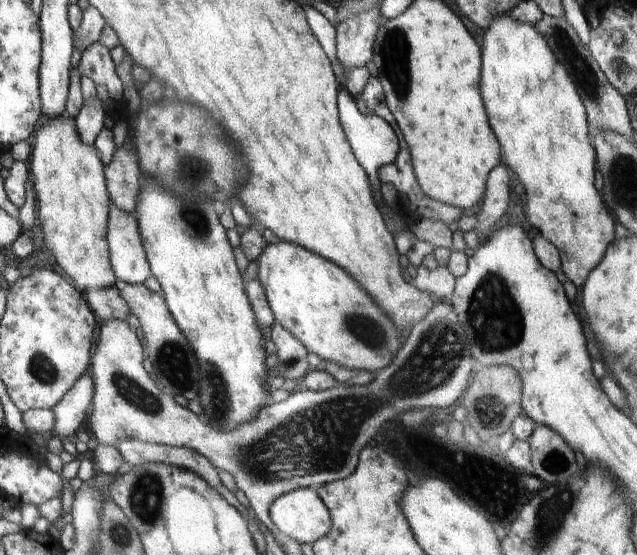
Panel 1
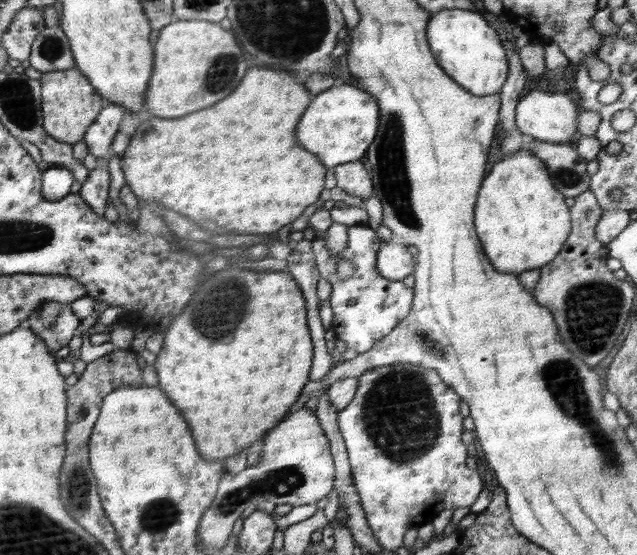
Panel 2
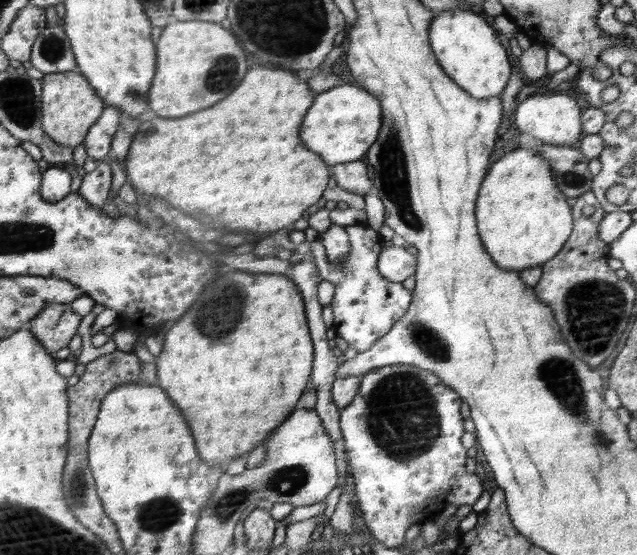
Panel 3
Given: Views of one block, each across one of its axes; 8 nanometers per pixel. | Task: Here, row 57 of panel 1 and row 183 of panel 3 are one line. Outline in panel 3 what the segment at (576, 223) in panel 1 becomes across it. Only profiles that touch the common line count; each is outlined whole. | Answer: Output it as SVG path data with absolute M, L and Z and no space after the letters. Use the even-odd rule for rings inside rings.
M518 147L508 151L492 166L480 189L476 218L479 220L480 238L484 247L495 260L496 266L503 267L504 270L522 272L552 260L562 250L572 232L570 206L566 204L566 196L558 187L551 163L532 148Z

